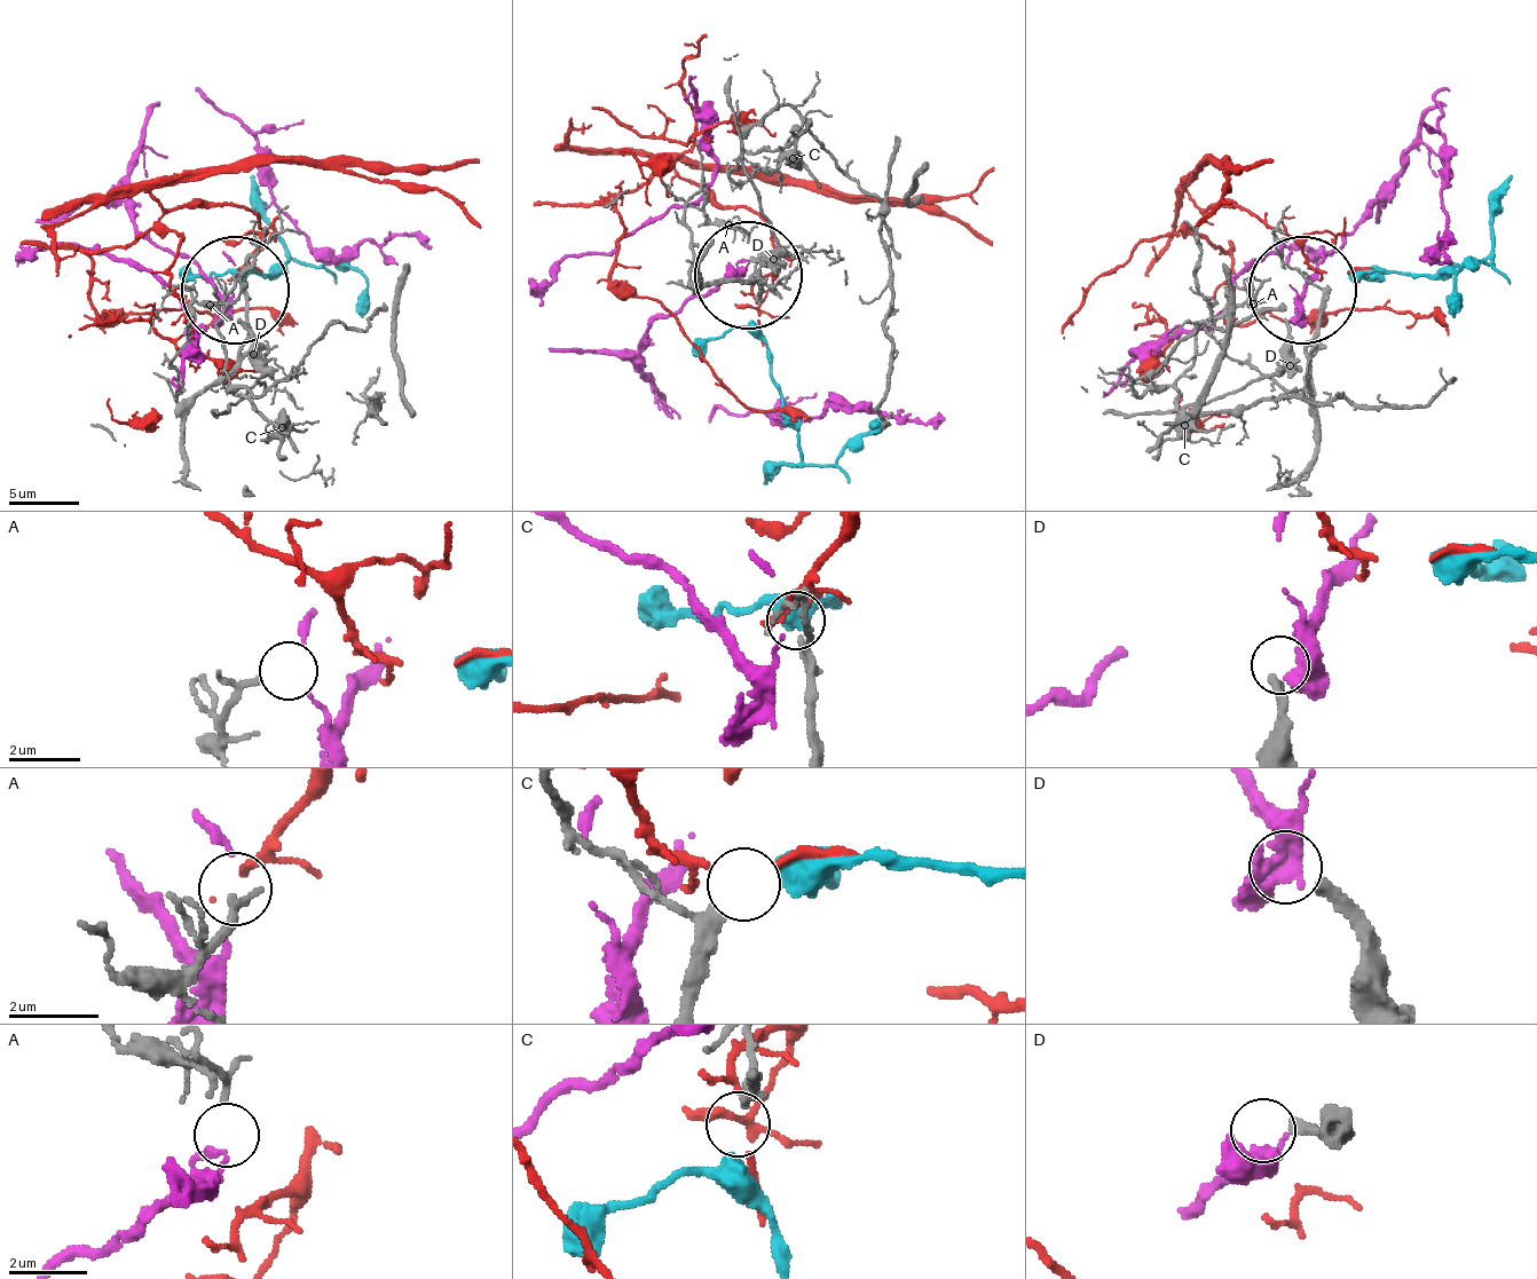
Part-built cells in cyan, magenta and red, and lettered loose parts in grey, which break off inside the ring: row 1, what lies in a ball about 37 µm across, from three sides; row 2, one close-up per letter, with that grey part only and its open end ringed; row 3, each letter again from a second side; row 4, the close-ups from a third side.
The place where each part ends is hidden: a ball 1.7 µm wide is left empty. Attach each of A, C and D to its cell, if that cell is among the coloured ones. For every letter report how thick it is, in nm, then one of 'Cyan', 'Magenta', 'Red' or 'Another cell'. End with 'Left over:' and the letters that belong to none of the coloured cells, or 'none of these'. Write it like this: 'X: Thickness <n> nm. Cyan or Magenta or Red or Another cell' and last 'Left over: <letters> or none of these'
A: Thickness 130 nm. Another cell
C: Thickness 240 nm. Another cell
D: Thickness 280 nm. Magenta
Left over: A, C

